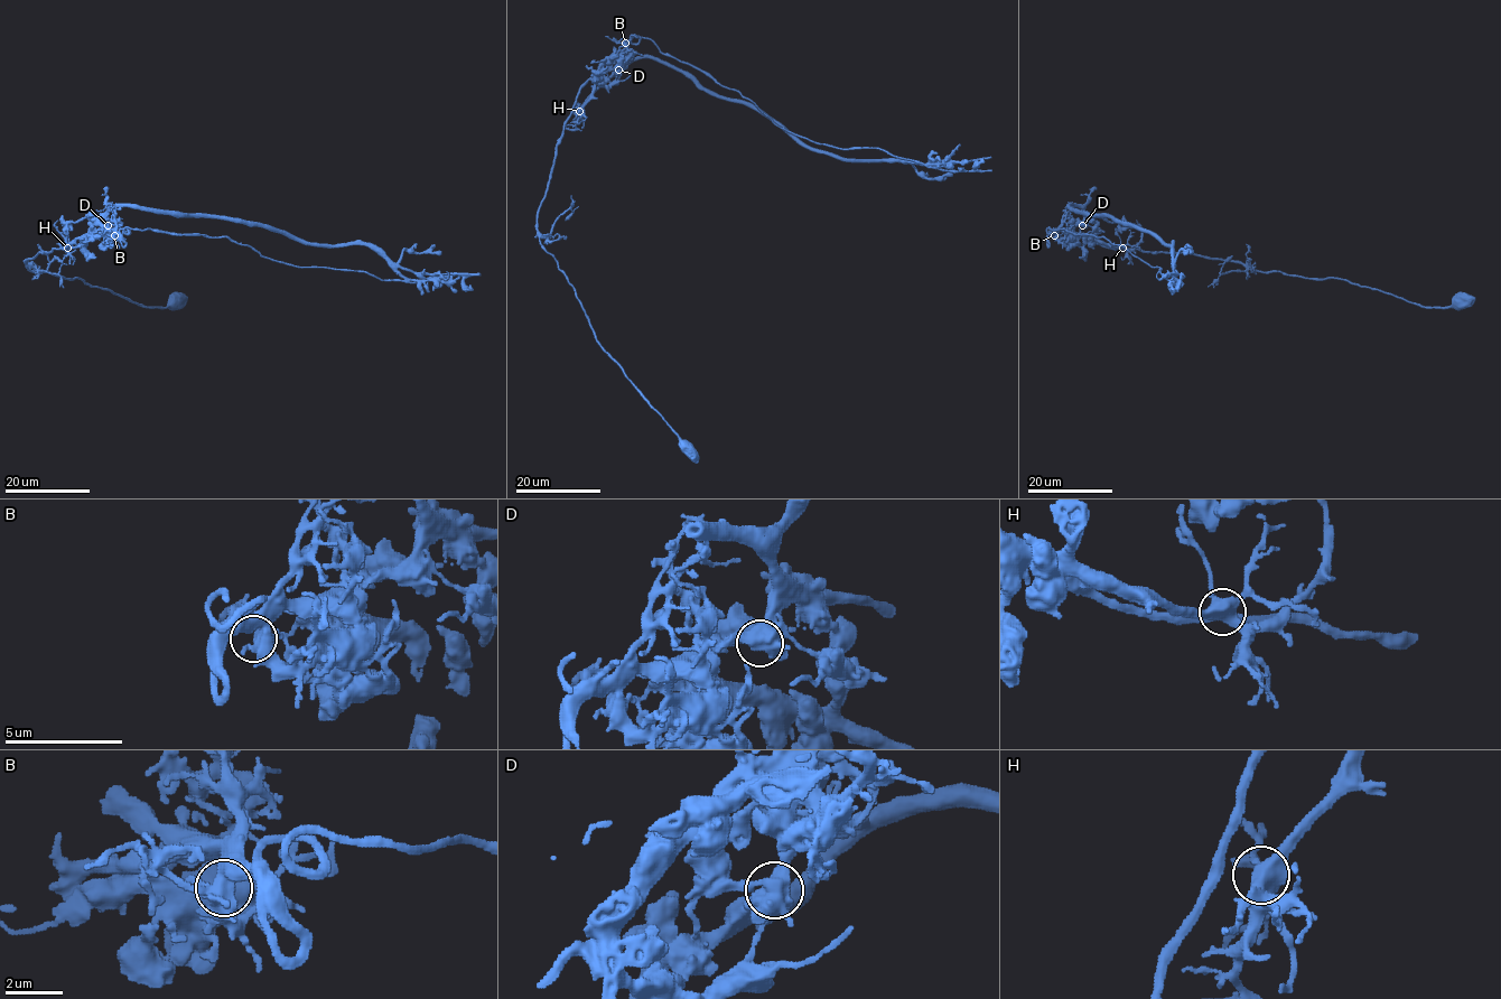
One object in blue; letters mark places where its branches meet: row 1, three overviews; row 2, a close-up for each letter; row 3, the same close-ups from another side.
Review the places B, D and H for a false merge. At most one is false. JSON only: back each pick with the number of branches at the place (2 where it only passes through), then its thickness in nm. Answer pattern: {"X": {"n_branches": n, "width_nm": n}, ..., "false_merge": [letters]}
{"D": {"n_branches": 5, "width_nm": 600}, "false_merge": ["D"]}

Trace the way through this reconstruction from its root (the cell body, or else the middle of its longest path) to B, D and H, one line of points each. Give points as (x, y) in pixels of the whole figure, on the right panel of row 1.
B: (1461, 300), (1446, 307), (1424, 307), (1338, 278), (1258, 271), (1192, 253), (1106, 248), (1063, 231), (1054, 235)
D: (1461, 300), (1424, 307), (1338, 278), (1258, 271), (1192, 253), (1106, 248), (1091, 239), (1098, 232), (1082, 225)
H: (1461, 300), (1446, 307), (1424, 307), (1342, 279), (1258, 271), (1192, 253), (1113, 249), (1091, 239), (1122, 248)

